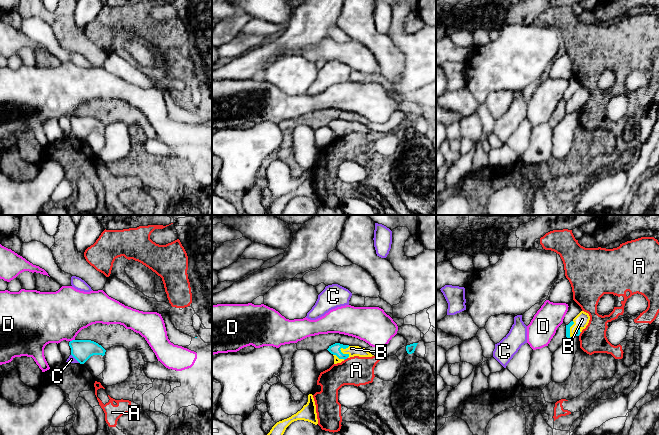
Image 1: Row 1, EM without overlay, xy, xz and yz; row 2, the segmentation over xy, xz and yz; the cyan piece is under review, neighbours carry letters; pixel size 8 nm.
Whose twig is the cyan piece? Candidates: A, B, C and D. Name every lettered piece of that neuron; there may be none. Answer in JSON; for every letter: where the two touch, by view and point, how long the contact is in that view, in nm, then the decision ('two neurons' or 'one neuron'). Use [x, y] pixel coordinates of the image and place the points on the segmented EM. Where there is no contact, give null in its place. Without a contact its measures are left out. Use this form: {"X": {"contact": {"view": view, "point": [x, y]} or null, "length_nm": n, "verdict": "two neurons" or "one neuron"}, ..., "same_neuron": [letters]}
{"A": {"contact": {"view": "xz", "point": [345, 358]}, "length_nm": 40, "verdict": "two neurons"}, "B": {"contact": {"view": "xz", "point": [344, 354]}, "length_nm": 110, "verdict": "one neuron"}, "C": {"contact": {"view": "xy", "point": [75, 358]}, "length_nm": 100, "verdict": "two neurons"}, "D": {"contact": {"view": "xy", "point": [72, 340]}, "length_nm": 40, "verdict": "two neurons"}, "same_neuron": ["B"]}

